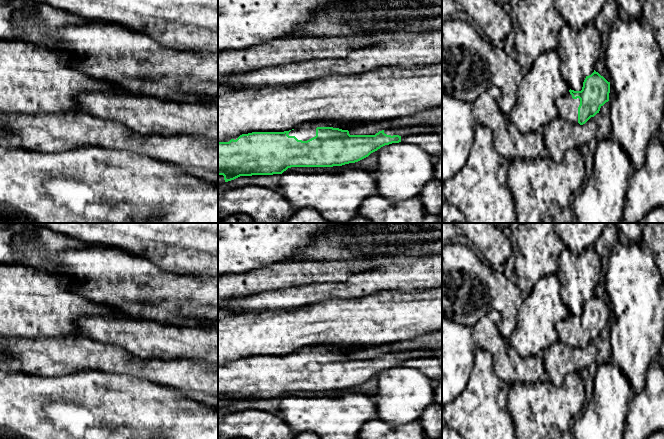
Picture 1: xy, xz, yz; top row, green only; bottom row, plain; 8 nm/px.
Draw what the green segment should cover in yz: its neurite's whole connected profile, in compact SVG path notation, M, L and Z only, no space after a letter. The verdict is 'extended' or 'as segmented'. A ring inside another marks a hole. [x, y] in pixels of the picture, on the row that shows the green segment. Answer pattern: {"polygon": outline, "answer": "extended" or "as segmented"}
{"polygon": "M594 70L586 76L581 91L569 92L556 100L558 115L572 123L585 124L609 101L610 82Z", "answer": "extended"}

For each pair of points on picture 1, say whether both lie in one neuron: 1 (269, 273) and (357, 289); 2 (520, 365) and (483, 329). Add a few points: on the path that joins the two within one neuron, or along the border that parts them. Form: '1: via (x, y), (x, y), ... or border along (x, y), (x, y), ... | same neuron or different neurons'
1: border along (304, 283), (299, 286), (281, 289) | different neurons
2: via (510, 360), (490, 339) | same neuron

